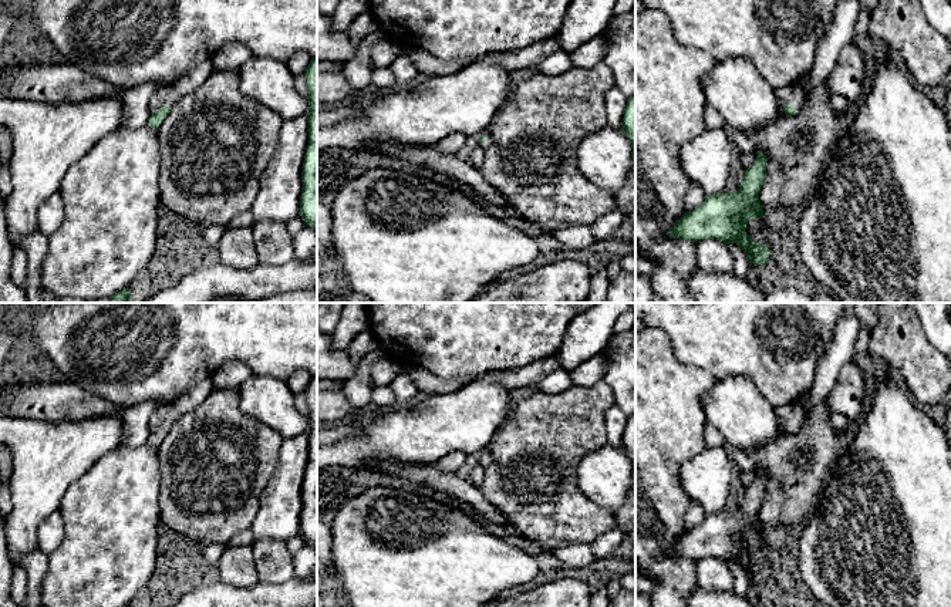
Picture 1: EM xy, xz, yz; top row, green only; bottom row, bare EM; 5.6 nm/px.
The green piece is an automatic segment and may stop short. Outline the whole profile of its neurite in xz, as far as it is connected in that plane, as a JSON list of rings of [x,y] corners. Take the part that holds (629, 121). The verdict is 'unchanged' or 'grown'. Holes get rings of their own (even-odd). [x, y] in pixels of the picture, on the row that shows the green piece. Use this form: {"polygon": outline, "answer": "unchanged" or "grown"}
{"polygon": [[[635,97],[627,100],[621,132],[628,138],[635,161]]], "answer": "unchanged"}

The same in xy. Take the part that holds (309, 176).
{"polygon": [[[313,57],[306,72],[308,88],[308,145],[301,172],[300,216],[304,225],[317,230],[317,57]]], "answer": "unchanged"}

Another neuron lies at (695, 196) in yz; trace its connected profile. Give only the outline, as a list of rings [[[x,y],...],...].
[[[691,183],[685,196],[685,212],[692,212],[697,209],[705,198],[706,195],[704,189],[698,183]]]

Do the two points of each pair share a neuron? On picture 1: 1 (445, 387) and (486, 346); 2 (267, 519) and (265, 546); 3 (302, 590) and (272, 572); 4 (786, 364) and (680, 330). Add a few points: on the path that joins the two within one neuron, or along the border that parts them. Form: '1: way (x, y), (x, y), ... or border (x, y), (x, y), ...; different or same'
1: border (422, 368), (444, 378), (486, 374); different
2: border (285, 542), (259, 539), (253, 543); different
3: border (293, 576), (277, 583), (260, 582); different
4: way (759, 347), (742, 330), (707, 330); same

